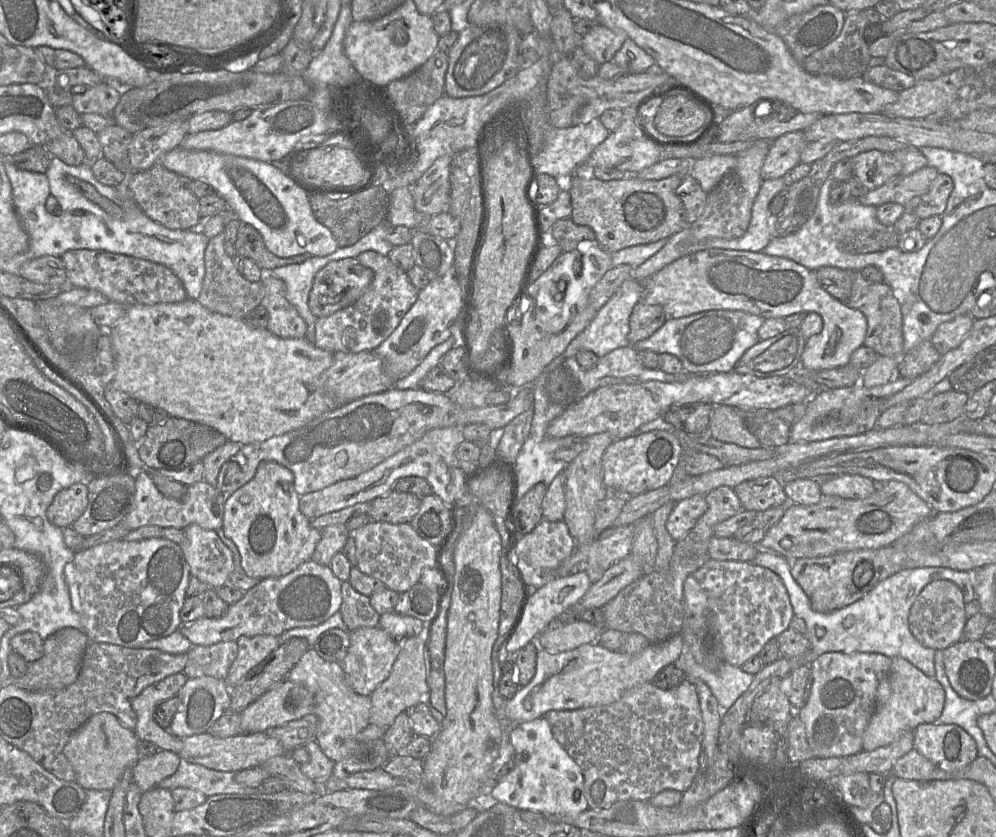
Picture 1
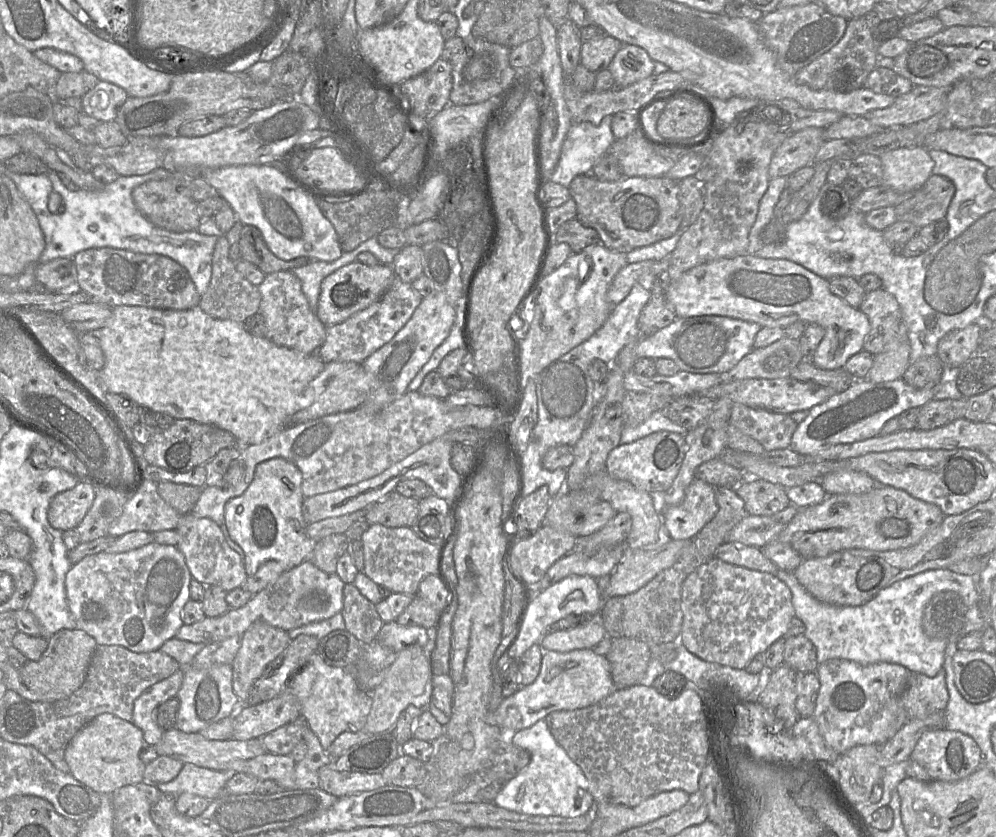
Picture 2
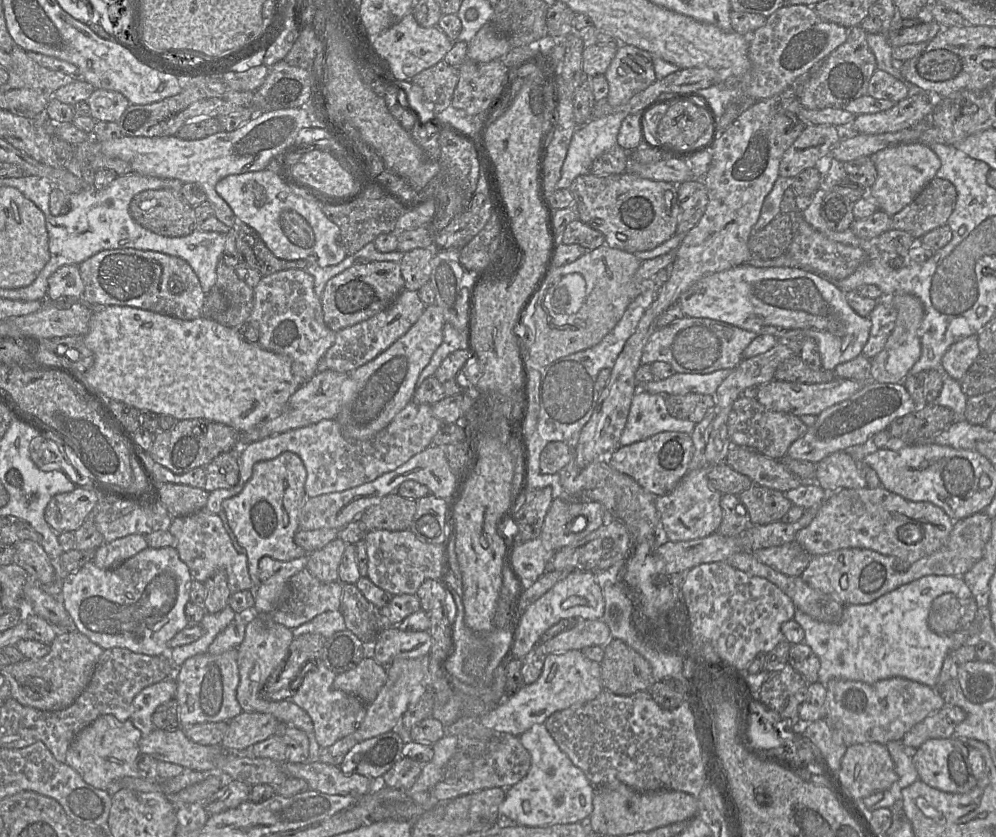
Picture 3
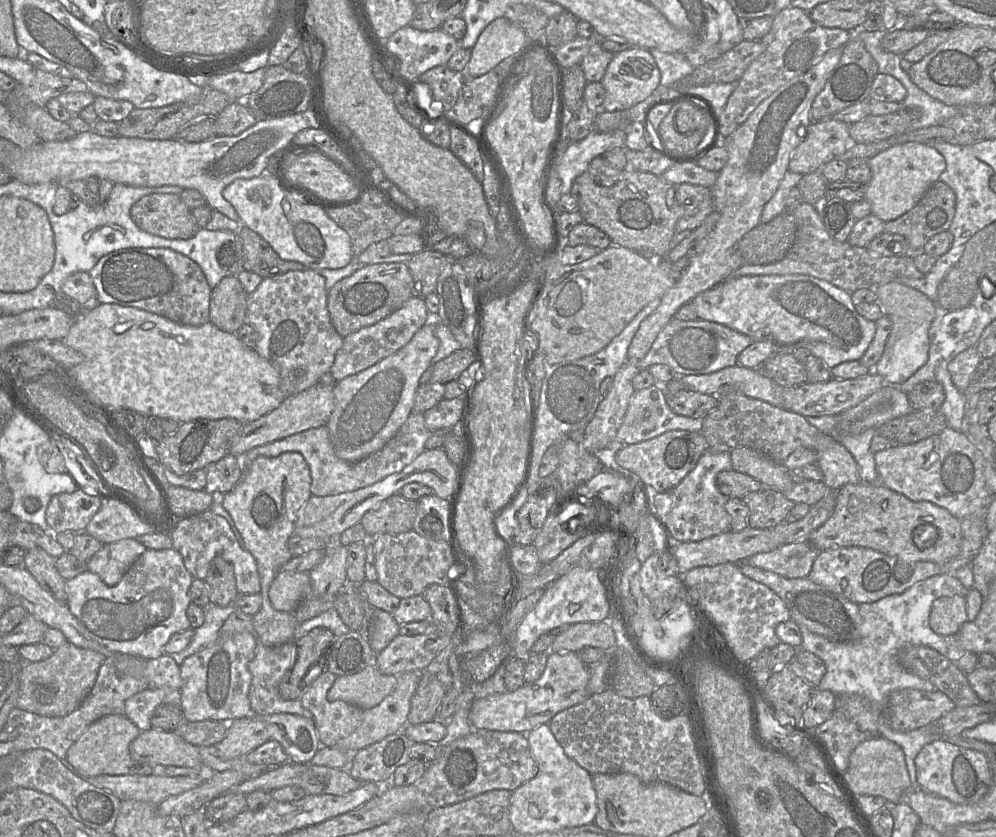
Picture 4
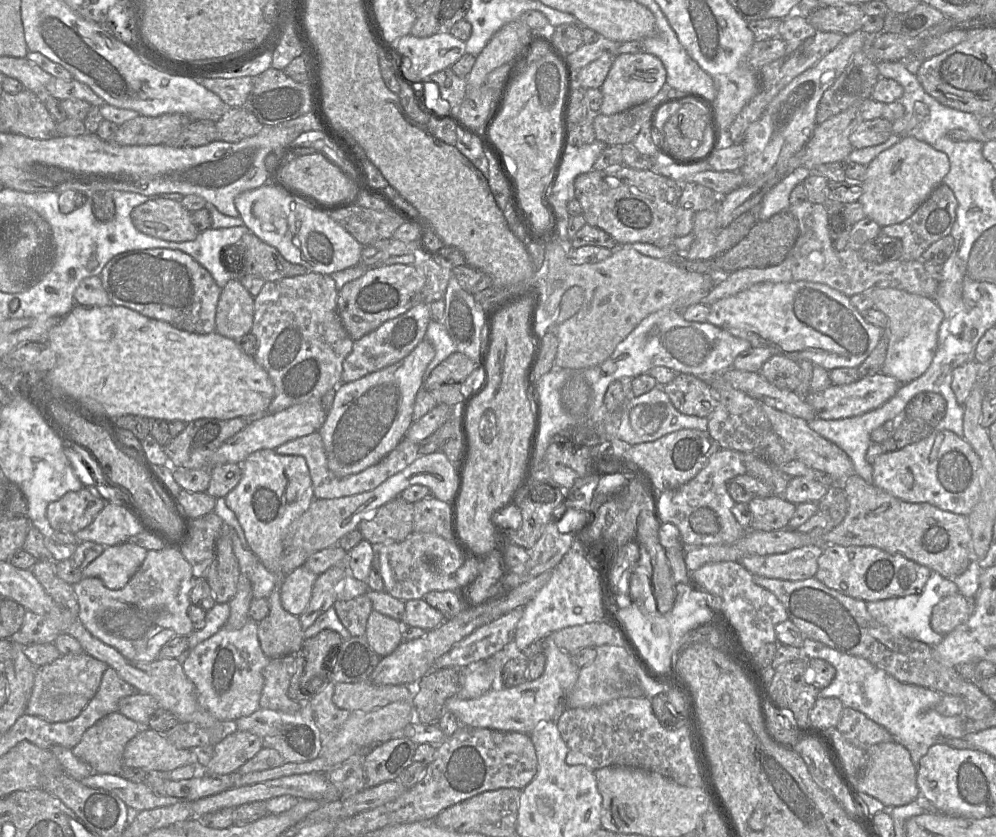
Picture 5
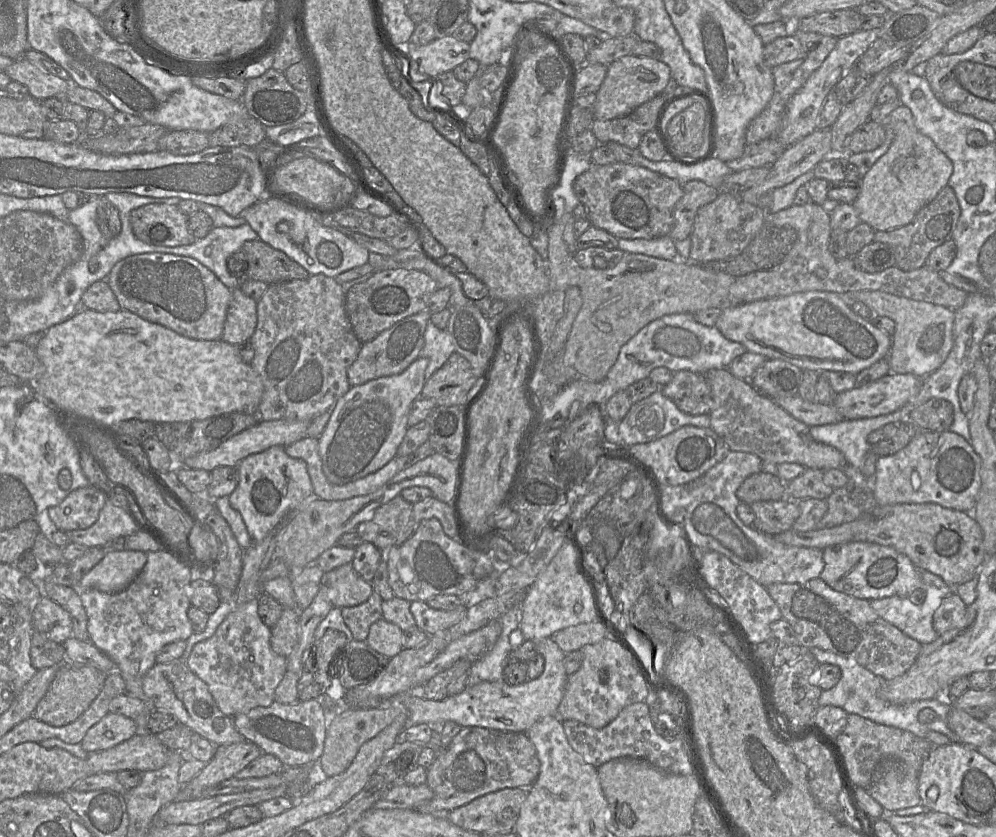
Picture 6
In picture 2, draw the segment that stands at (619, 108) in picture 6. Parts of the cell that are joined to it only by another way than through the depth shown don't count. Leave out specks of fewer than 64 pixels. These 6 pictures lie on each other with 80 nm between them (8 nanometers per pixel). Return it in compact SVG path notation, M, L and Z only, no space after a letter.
M623 44L608 67L615 86L624 88L653 74L654 61L639 46Z

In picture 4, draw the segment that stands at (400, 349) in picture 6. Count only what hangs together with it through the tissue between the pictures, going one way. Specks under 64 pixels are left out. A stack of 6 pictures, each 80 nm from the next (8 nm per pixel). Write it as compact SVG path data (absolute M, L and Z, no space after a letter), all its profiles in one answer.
M410 297L402 307L386 318L344 337L343 344L337 351L330 372L327 374L331 374L334 380L340 381L367 369L404 347L426 322L430 322L431 317L426 308L424 298Z

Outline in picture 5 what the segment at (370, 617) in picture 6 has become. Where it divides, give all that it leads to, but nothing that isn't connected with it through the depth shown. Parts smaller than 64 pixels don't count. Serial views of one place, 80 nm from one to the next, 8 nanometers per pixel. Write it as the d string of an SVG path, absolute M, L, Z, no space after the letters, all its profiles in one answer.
M366 594L347 601L336 600L333 608L351 636L365 636L367 620L373 610L372 602Z

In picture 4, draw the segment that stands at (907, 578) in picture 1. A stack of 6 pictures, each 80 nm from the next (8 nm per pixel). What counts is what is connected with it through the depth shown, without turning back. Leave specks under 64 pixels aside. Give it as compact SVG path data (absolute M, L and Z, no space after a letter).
M942 573L915 583L901 594L890 595L873 603L858 604L862 618L860 639L850 645L831 642L811 632L805 625L798 625L803 637L801 648L821 658L826 666L818 689L831 691L835 695L857 694L878 704L887 704L891 693L897 690L936 691L931 682L903 668L897 660L897 652L905 645L926 646L954 660L959 652L951 652L951 638L938 635L931 629L930 610L932 603L940 597L966 596L968 592L953 573Z

